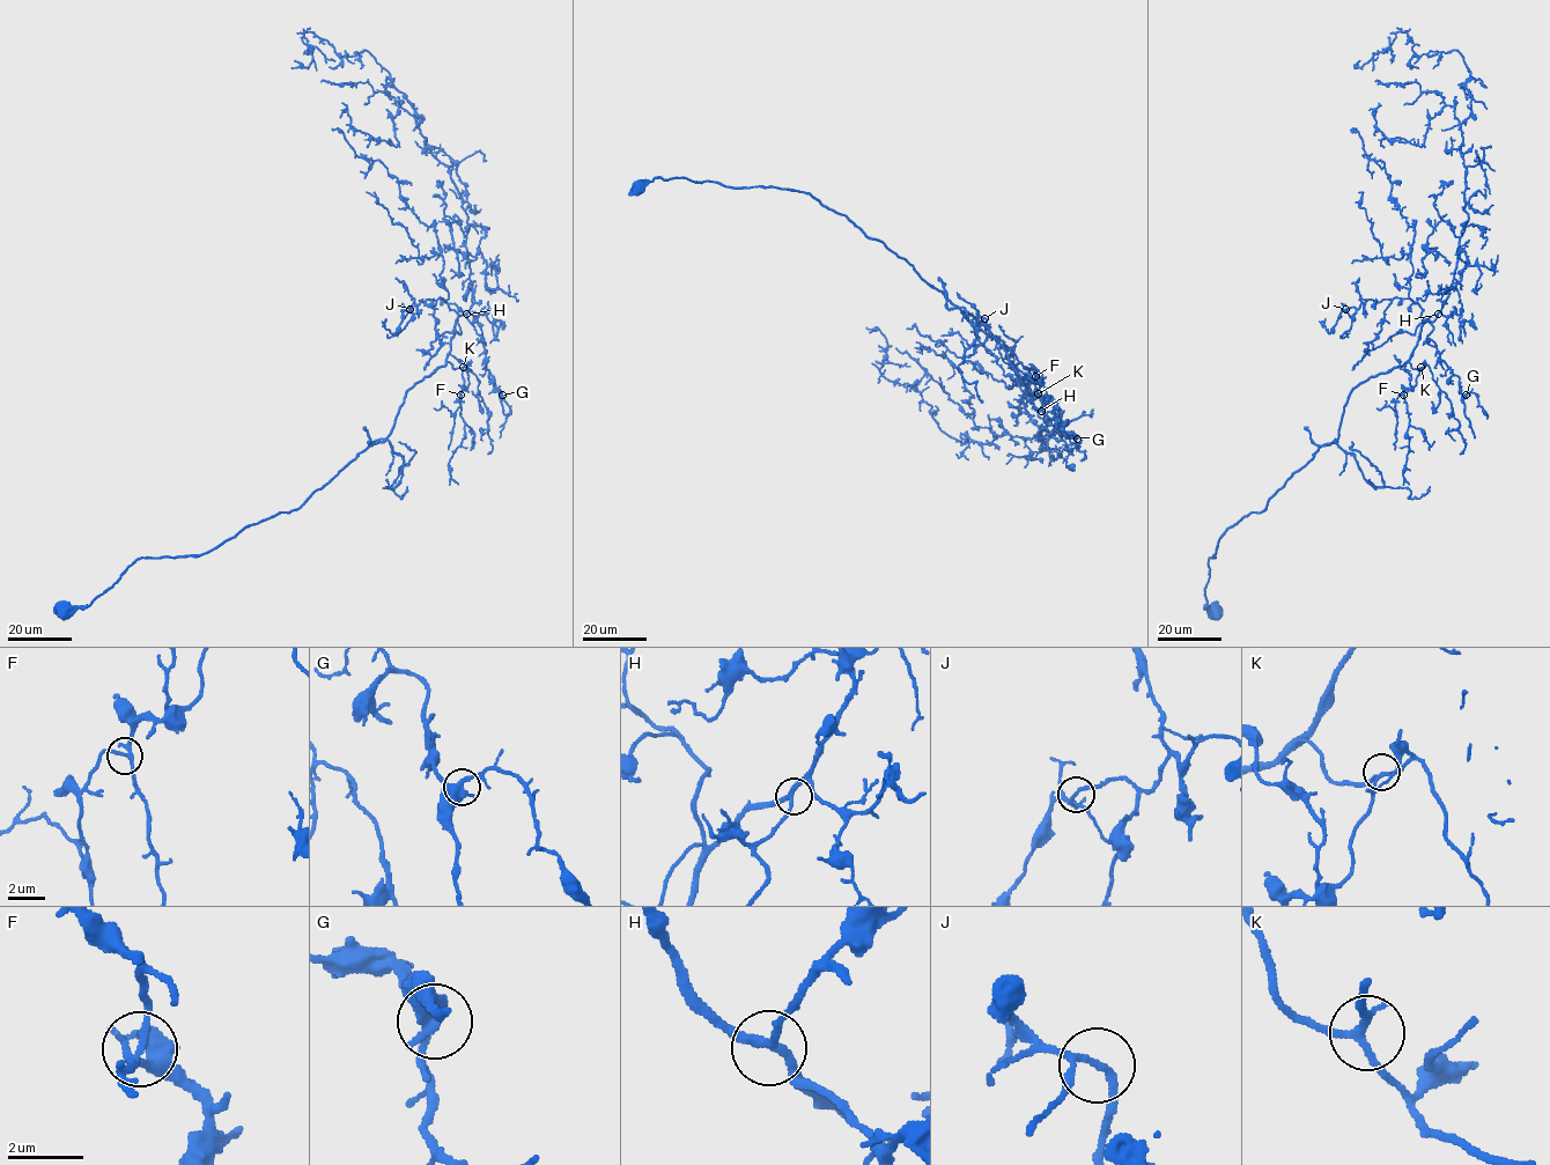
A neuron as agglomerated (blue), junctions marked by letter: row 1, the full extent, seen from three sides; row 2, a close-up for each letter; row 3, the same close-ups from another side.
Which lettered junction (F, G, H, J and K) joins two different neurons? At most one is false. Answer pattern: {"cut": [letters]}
{"cut": []}

